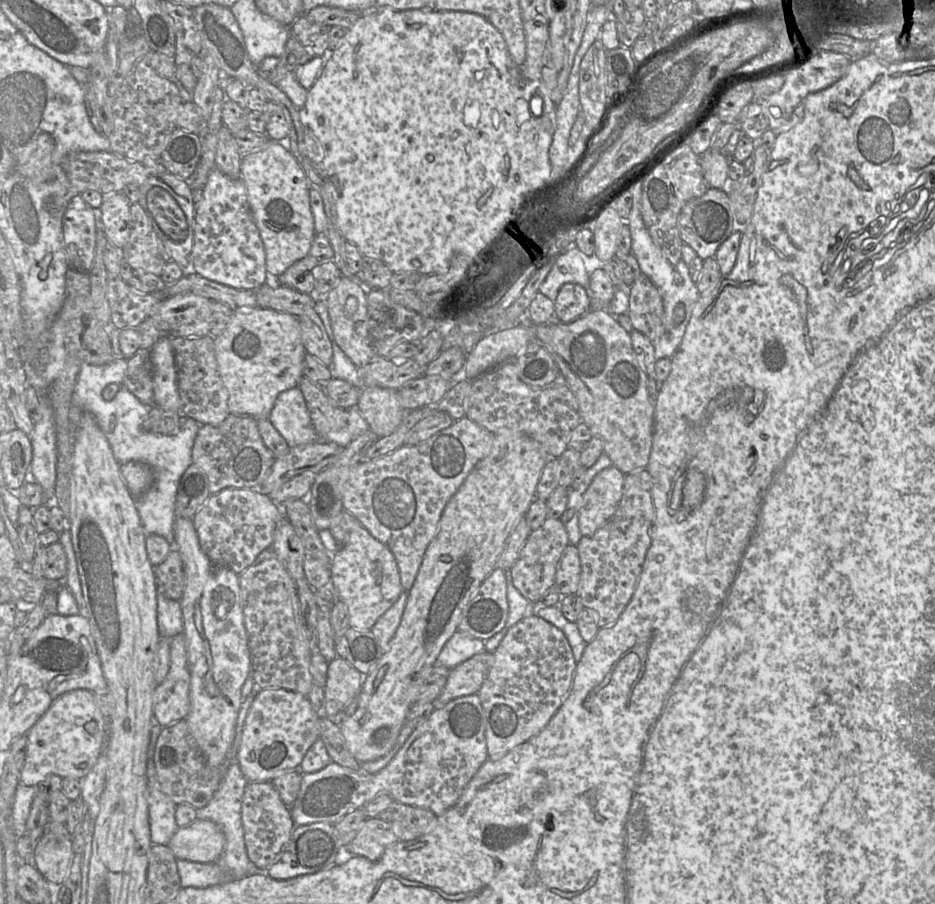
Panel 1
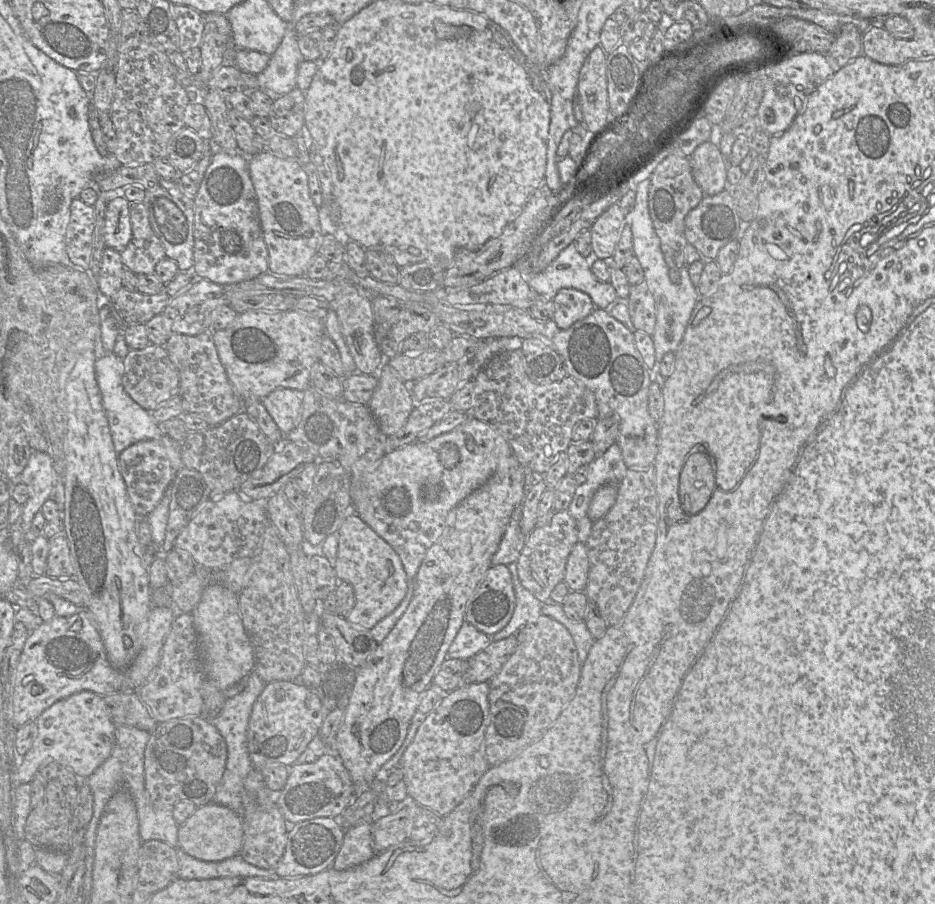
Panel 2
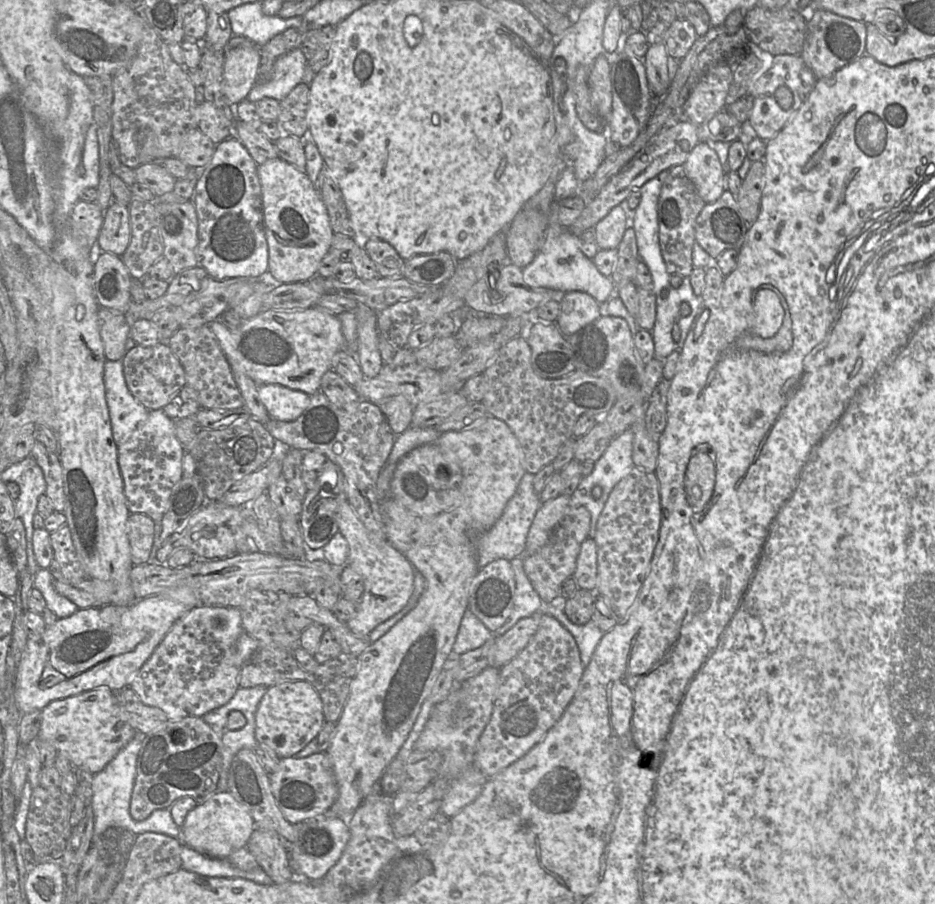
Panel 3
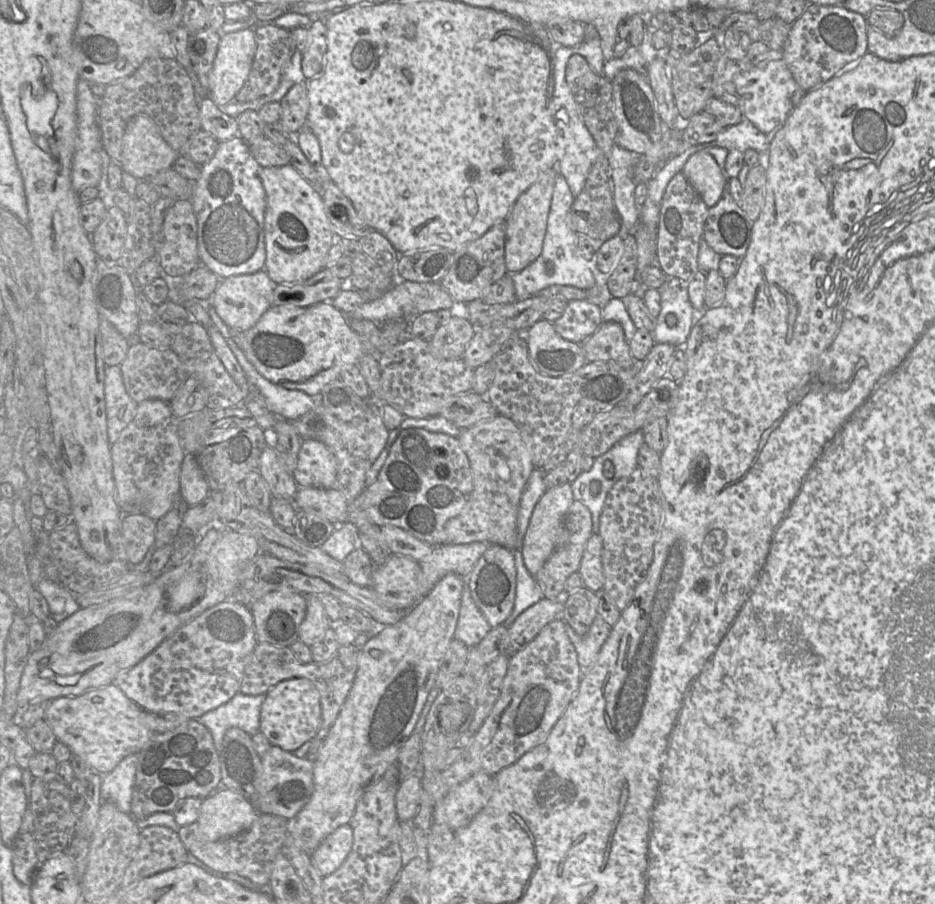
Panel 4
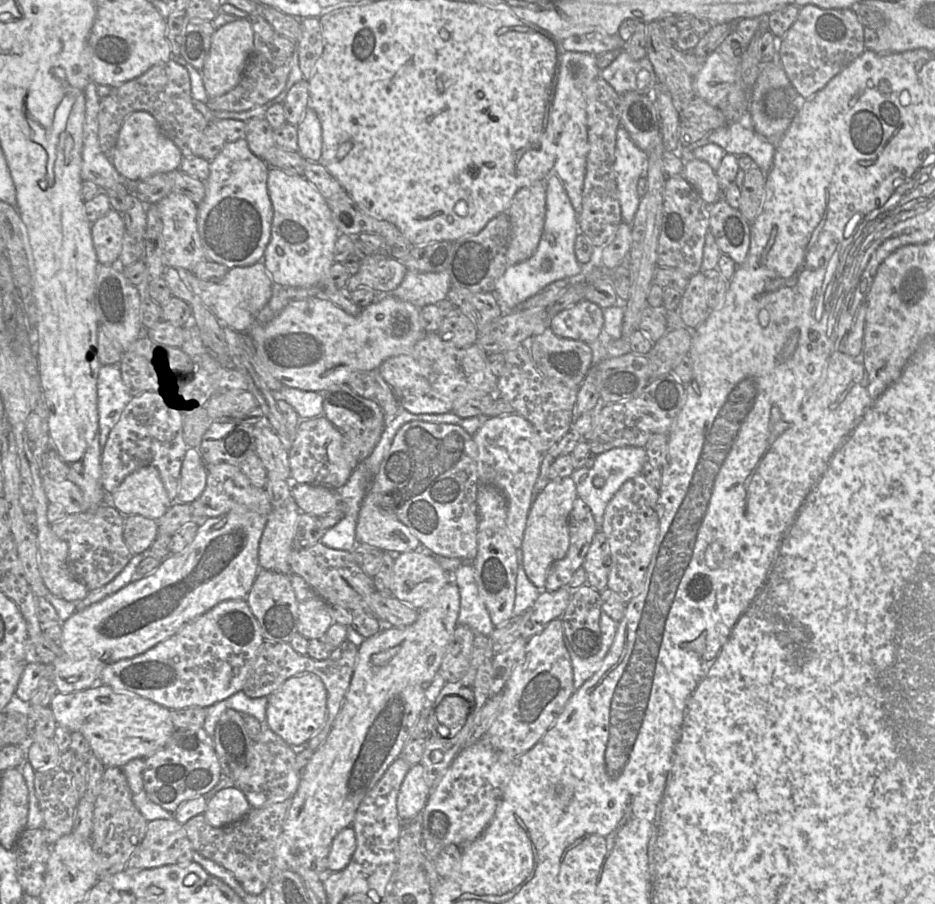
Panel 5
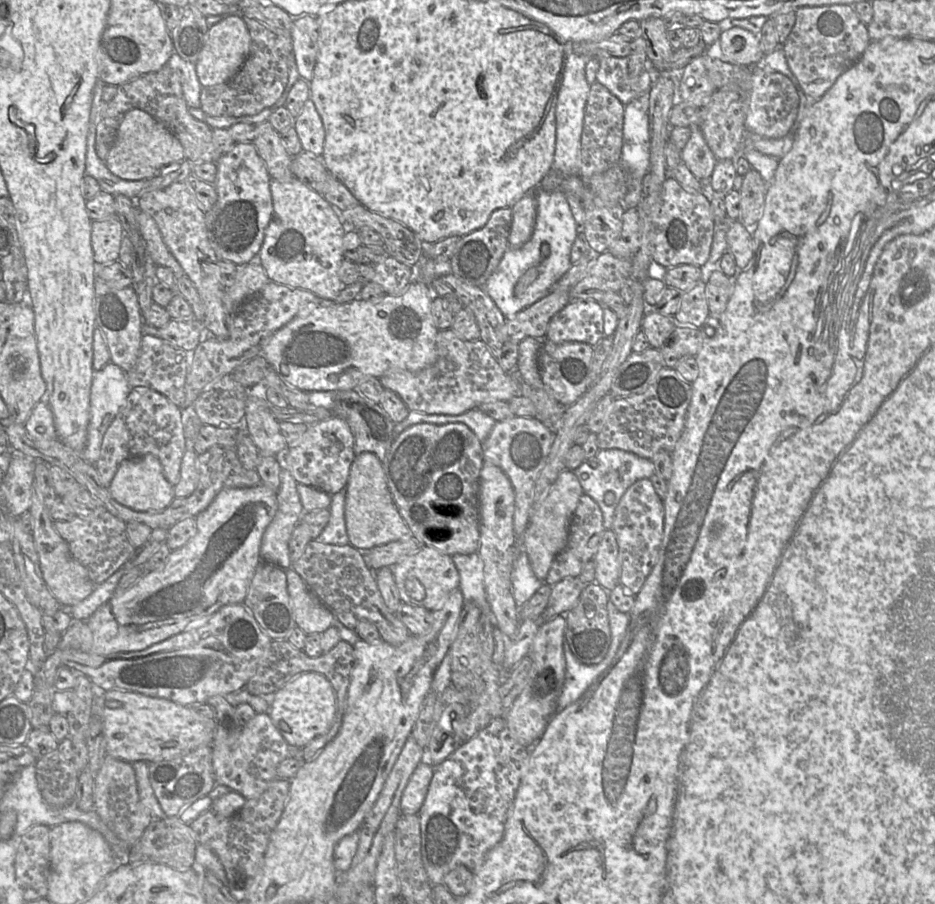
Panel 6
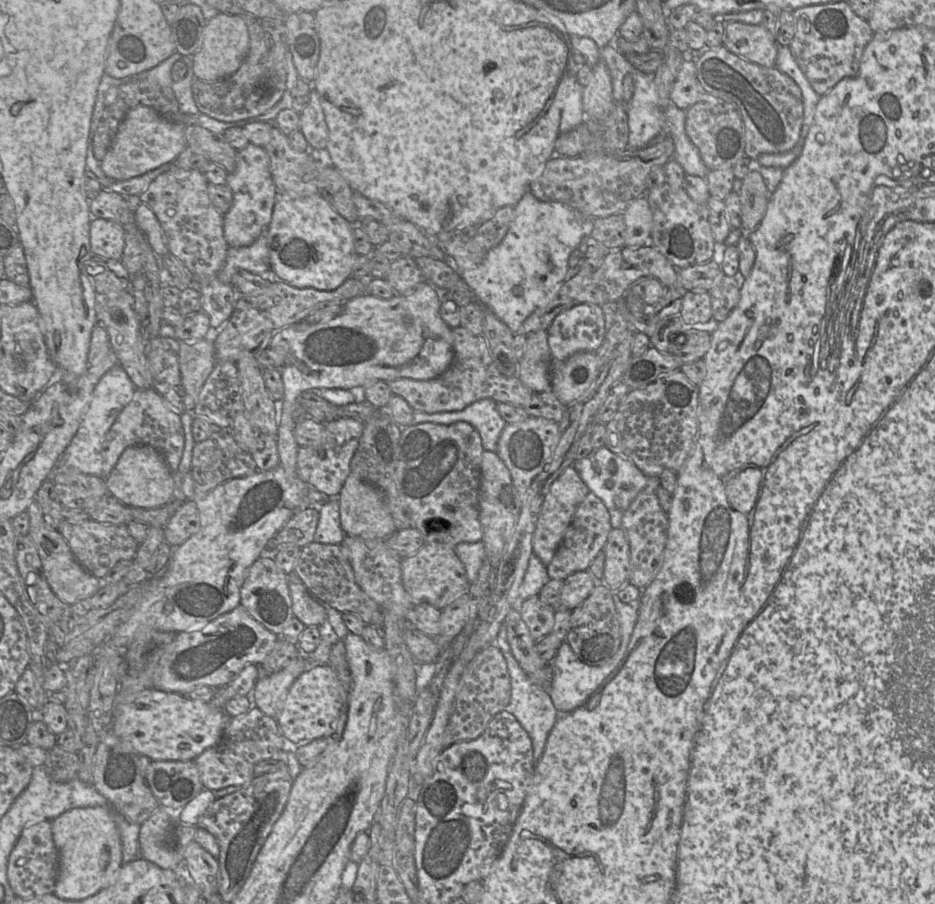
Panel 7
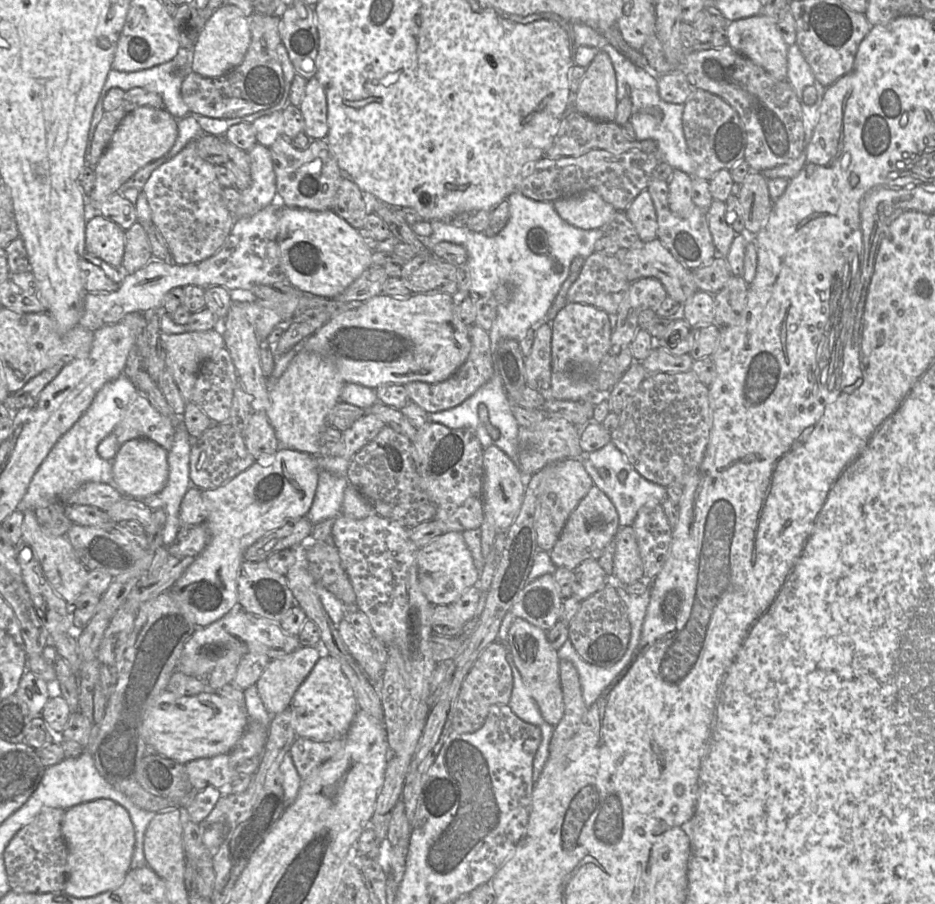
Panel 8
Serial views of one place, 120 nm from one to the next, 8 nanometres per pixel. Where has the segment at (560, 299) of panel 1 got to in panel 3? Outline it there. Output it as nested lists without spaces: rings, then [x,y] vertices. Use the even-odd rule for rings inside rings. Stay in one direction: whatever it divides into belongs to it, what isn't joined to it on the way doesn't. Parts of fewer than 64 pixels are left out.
[[[569,291],[560,300],[556,323],[564,336],[570,336],[600,316],[600,304],[595,298],[585,292]]]

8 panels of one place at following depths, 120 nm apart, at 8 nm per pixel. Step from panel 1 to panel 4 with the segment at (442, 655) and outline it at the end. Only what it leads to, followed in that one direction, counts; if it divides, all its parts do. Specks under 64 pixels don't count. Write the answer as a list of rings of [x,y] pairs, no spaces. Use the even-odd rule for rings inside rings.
[[[465,580],[454,638],[462,641],[469,648],[477,647],[490,629],[491,626],[474,602]]]

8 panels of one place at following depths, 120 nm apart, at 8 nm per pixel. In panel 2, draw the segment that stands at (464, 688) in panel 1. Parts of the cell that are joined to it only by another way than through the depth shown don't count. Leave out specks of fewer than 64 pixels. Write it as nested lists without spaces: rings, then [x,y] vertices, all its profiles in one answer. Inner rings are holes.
[[[517,635],[491,641],[482,651],[469,660],[464,684],[489,682],[513,654],[518,644]]]

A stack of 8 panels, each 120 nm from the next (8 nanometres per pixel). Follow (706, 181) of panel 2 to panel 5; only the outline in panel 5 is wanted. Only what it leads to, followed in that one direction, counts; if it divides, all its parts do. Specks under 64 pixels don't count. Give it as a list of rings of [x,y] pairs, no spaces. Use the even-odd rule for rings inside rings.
[[[694,157],[687,159],[682,175],[707,204],[719,199],[721,189],[717,175],[707,162]]]

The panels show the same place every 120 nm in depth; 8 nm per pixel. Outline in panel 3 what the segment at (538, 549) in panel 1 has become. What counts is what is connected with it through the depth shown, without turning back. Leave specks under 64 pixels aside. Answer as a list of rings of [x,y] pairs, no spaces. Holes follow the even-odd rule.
[[[569,505],[547,543],[534,553],[524,554],[524,571],[544,605],[561,602],[560,585],[574,574],[581,545],[589,537],[590,522],[591,514],[586,507]]]

